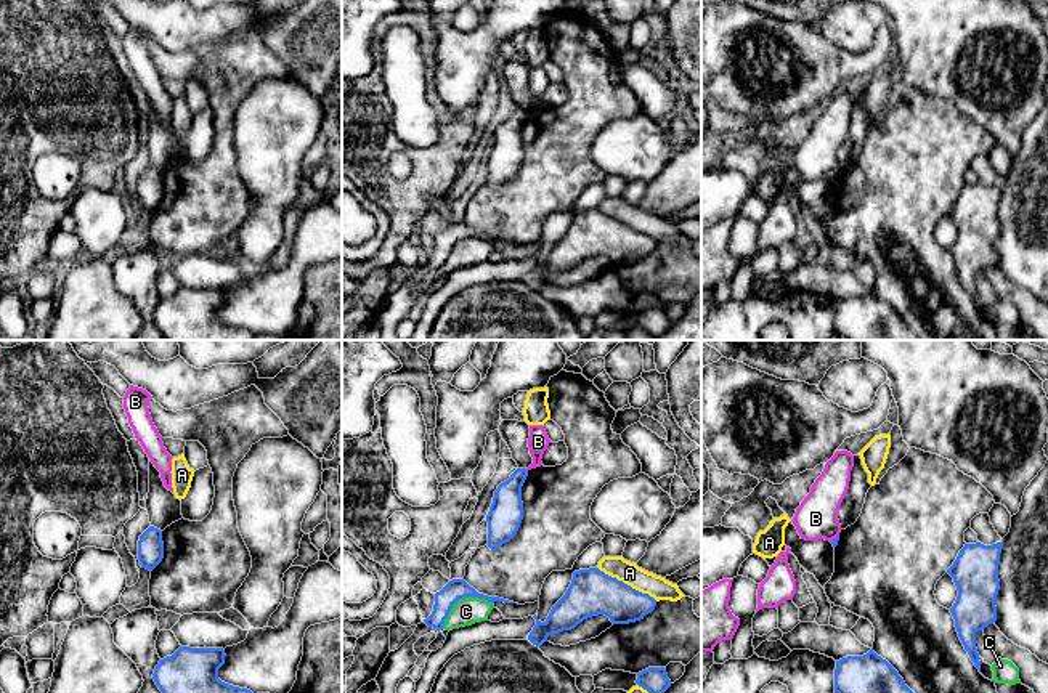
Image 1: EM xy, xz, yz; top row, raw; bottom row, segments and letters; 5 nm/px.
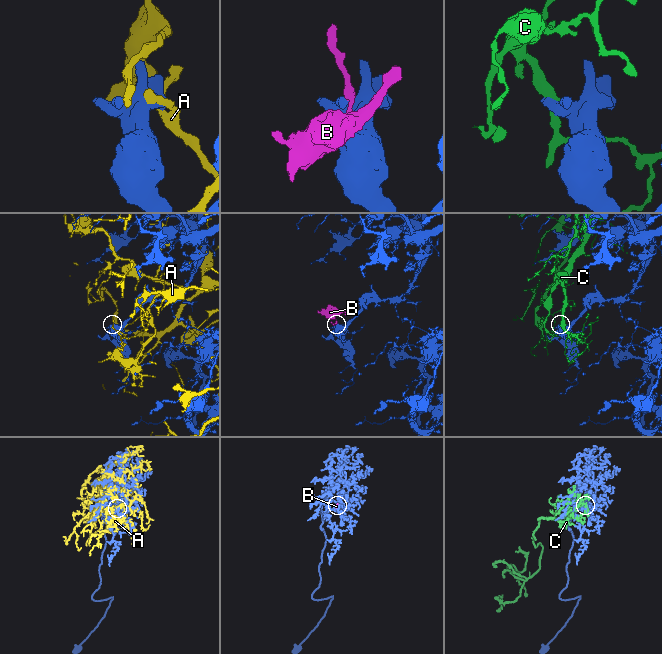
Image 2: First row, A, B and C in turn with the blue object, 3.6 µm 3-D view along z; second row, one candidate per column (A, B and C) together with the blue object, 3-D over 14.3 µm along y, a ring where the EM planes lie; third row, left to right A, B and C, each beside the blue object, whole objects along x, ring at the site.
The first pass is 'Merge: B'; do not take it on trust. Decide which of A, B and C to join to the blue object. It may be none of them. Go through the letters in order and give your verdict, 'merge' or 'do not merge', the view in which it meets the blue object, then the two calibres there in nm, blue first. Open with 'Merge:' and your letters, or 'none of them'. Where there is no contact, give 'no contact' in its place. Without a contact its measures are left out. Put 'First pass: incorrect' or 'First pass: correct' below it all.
Merge: none of them
A: do not merge; meets blue in xz; 240 nm thick on the blue side, 110 nm on the other
B: do not merge; meets blue in xz; 170 nm thick on the blue side, 110 nm on the other
C: do not merge; meets blue in xz; 110 nm thick on the blue side, 140 nm on the other
First pass: incorrect

